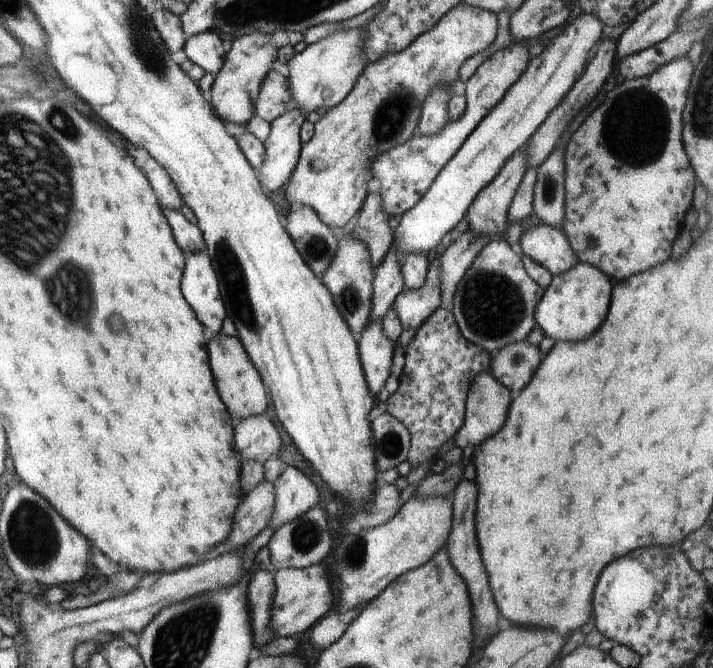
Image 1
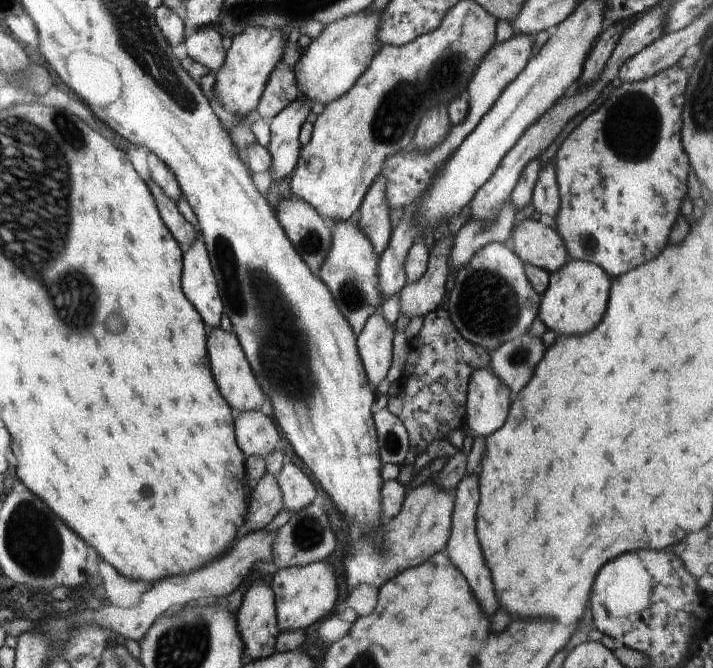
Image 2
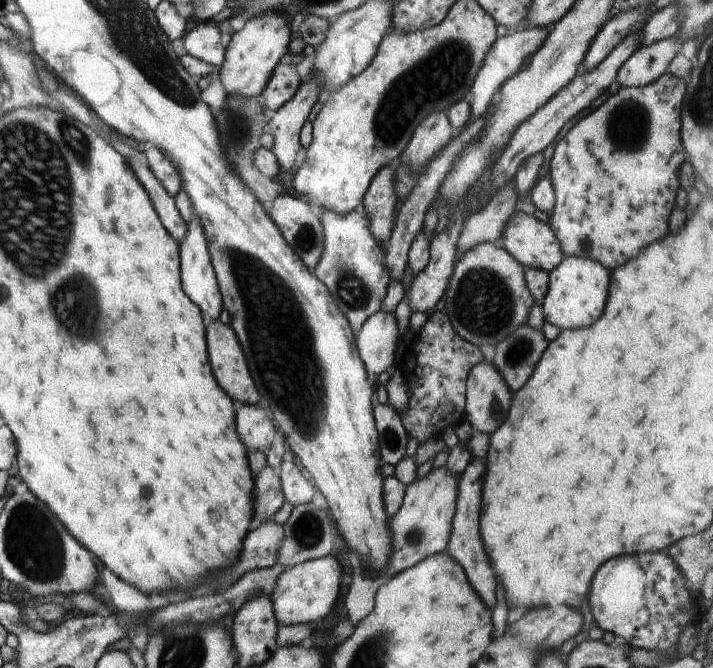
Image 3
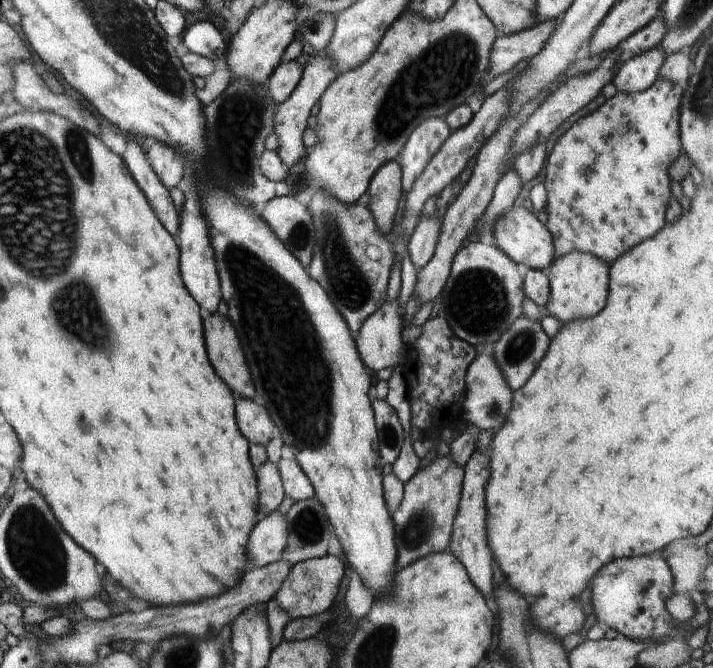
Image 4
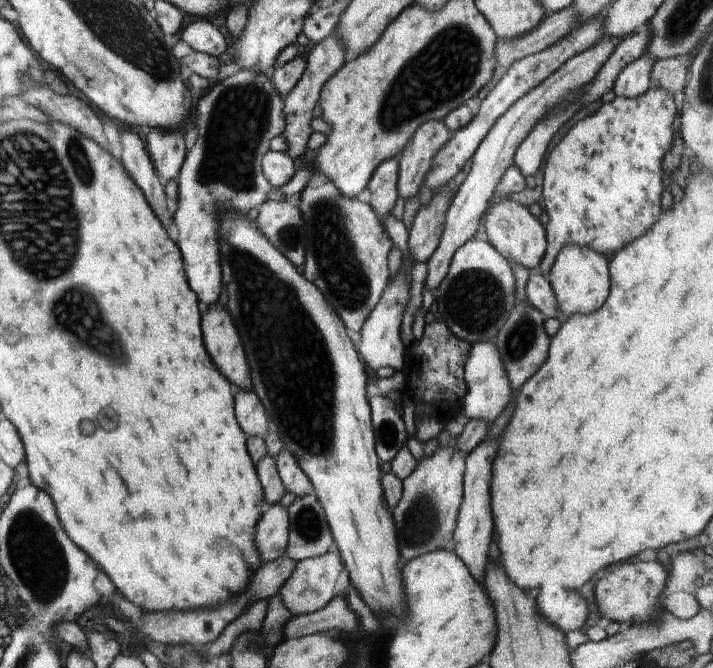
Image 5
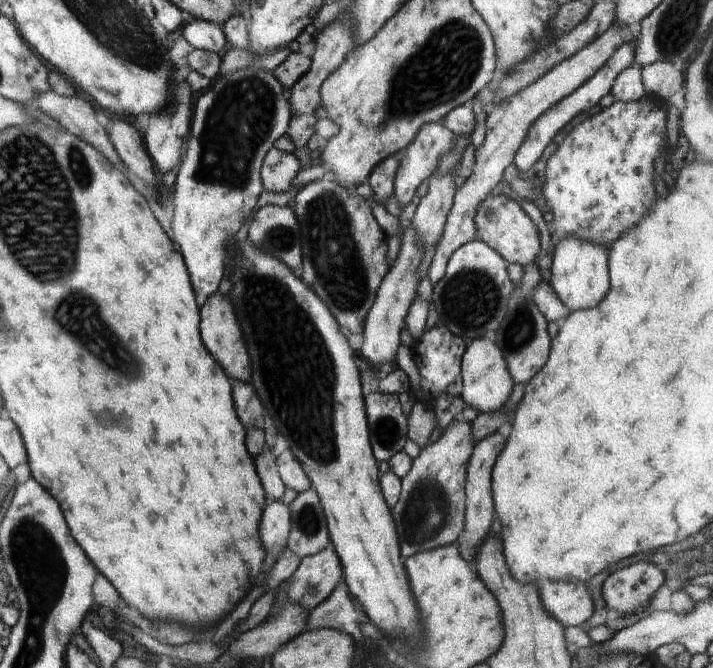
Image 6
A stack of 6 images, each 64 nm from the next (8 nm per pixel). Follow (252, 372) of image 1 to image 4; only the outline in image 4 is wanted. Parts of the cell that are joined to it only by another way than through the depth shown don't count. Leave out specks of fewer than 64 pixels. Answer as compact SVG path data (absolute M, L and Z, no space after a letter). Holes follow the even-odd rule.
M216 312L204 320L204 340L216 374L230 386L236 398L254 398L252 376L230 319Z

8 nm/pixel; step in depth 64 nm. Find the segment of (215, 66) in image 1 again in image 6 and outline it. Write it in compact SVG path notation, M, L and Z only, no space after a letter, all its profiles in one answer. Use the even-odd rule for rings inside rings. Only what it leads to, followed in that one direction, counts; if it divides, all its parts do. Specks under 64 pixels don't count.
M193 19L182 28L186 41L196 49L218 54L226 46L226 36L215 23Z

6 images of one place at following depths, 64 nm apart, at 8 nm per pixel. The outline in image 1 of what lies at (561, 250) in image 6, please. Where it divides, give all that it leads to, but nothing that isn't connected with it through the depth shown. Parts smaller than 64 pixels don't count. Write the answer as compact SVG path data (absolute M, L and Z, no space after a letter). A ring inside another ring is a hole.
M578 261L570 271L552 277L535 310L537 325L545 336L555 341L576 342L588 338L602 326L608 314L614 283L599 268Z

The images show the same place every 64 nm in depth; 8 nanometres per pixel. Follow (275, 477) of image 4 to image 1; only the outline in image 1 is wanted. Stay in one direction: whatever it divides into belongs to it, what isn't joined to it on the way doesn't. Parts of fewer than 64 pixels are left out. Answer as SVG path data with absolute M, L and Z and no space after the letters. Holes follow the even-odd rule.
M262 481L245 492L243 501L238 505L229 538L220 550L246 546L252 537L269 525L274 509L275 486L272 482Z

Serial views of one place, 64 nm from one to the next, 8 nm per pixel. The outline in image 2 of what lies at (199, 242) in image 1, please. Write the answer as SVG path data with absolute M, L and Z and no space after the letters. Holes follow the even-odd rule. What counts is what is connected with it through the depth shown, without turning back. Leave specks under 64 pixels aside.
M148 179L146 184L156 201L160 216L164 220L166 228L170 230L172 236L176 239L179 247L186 251L189 244L193 241L195 234L198 233L188 221L184 219L178 211L177 204L171 201L162 192L162 189L152 179Z

